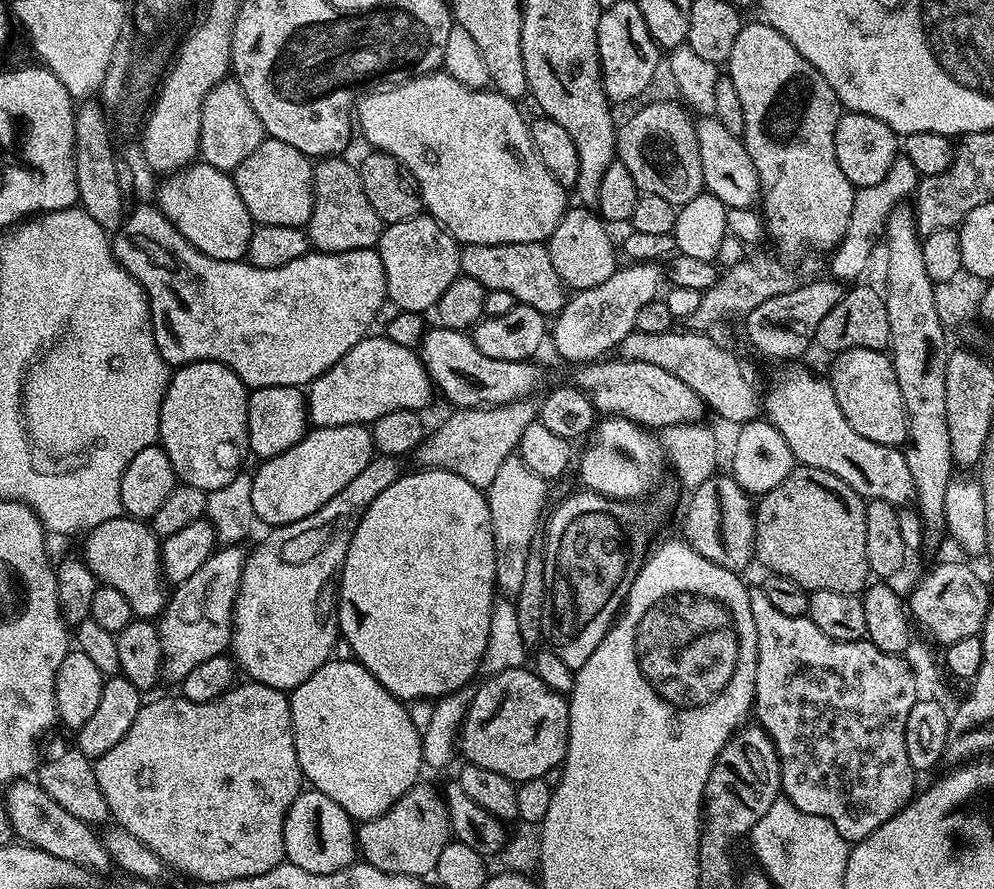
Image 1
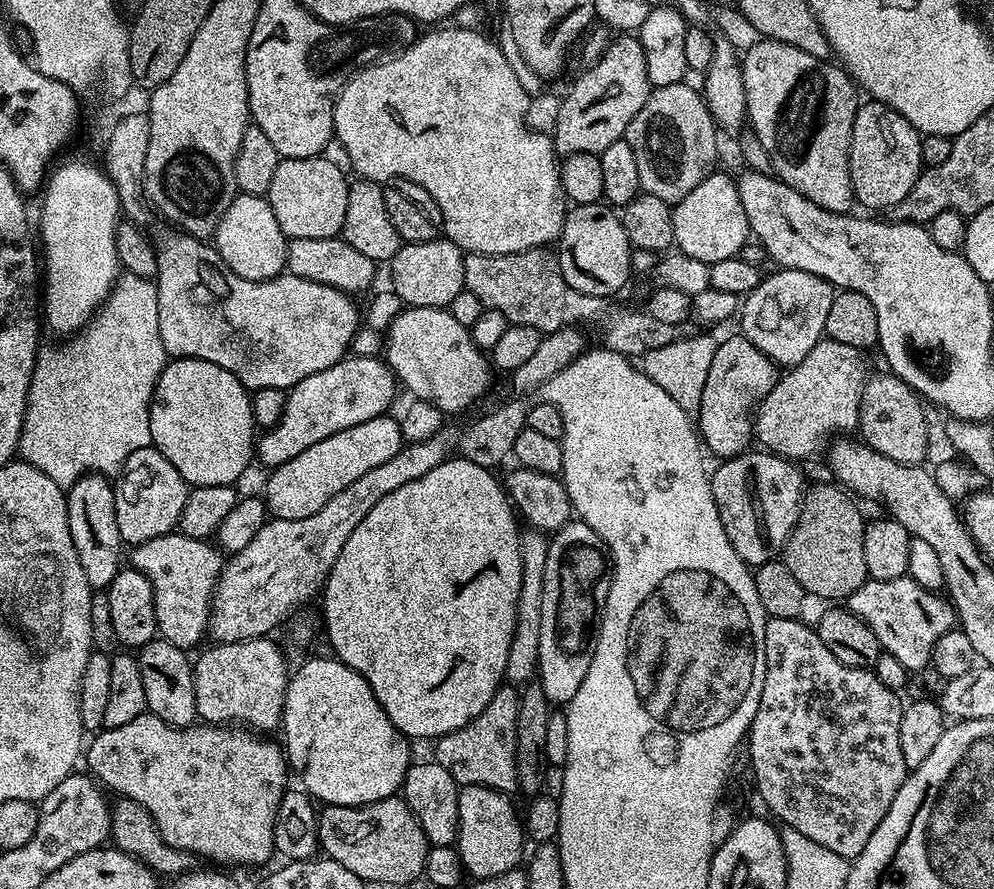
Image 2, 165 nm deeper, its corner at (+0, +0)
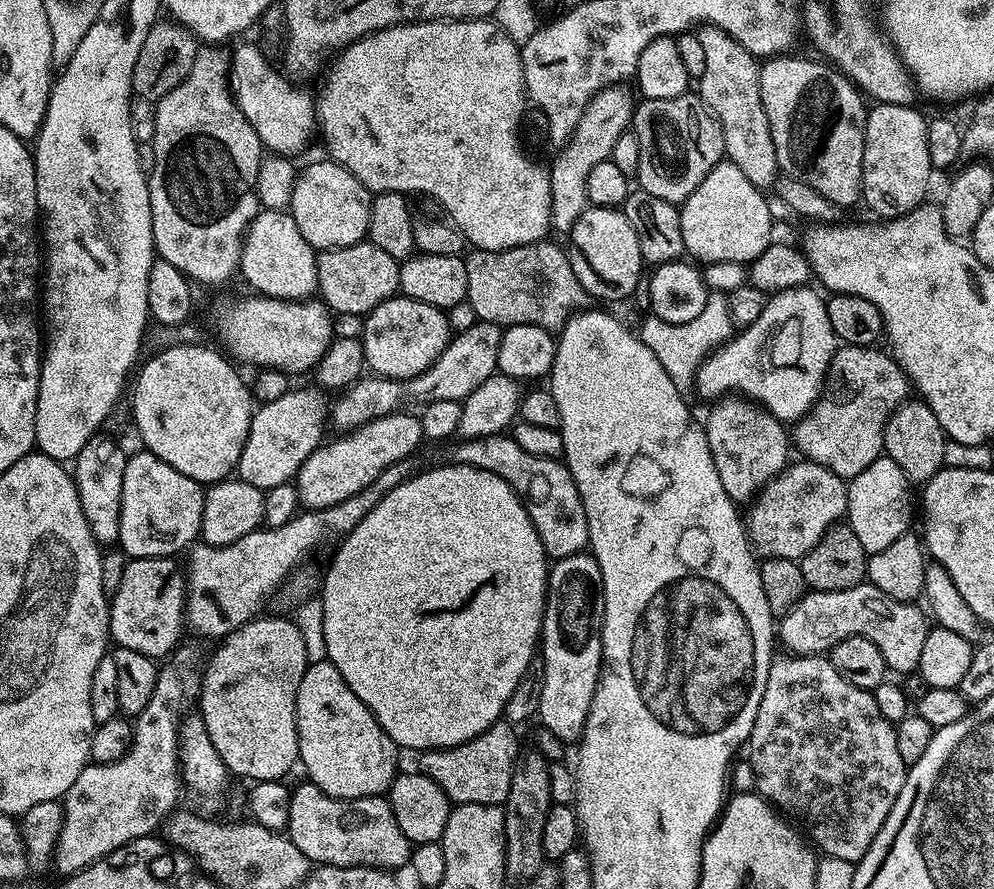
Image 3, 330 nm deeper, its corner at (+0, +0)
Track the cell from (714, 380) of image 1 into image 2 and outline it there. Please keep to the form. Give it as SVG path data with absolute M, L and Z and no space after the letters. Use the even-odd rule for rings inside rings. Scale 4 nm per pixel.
M827 338L820 340L802 358L802 362L791 365L781 375L779 382L766 394L766 398L760 401L758 415L754 420L754 436L761 440L763 447L775 456L782 456L785 460L801 462L815 457L816 452L835 432L855 433L860 427L860 403L864 397L864 386L870 379L868 372L868 360L861 349L854 346L846 346L843 342L834 342Z

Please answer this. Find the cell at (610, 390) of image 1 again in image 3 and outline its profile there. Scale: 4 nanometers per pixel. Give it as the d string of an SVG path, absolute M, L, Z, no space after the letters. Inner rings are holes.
M403 294L383 300L362 320L365 365L377 376L389 376L401 382L411 380L431 366L440 357L449 339L448 318L441 309Z

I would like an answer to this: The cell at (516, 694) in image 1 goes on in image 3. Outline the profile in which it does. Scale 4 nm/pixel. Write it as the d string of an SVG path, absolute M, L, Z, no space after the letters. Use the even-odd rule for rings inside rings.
M497 722L487 728L482 734L470 738L470 742L462 742L453 748L439 750L424 750L419 753L419 771L431 780L436 780L442 786L453 805L458 804L499 804L503 805L506 794L510 794L510 778L514 774L514 766L521 755L522 747L516 741L517 729L507 722Z

